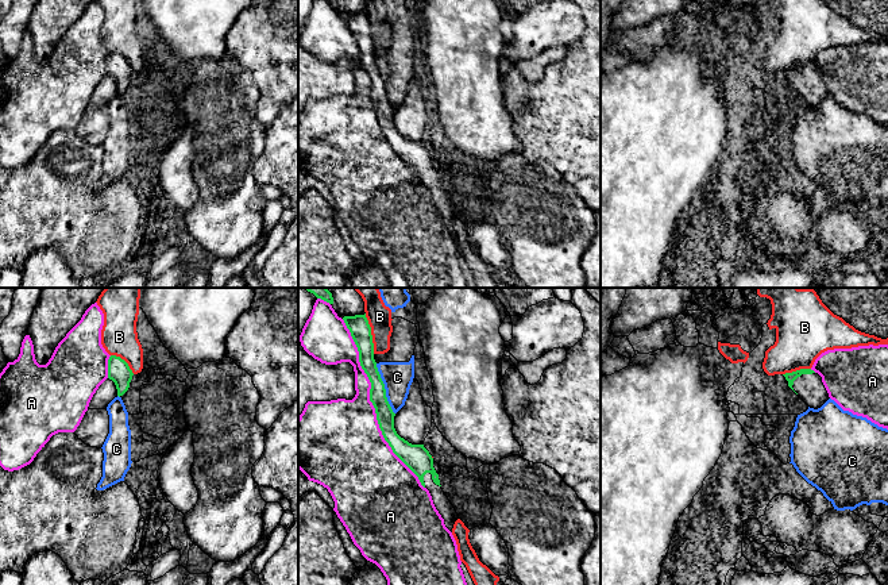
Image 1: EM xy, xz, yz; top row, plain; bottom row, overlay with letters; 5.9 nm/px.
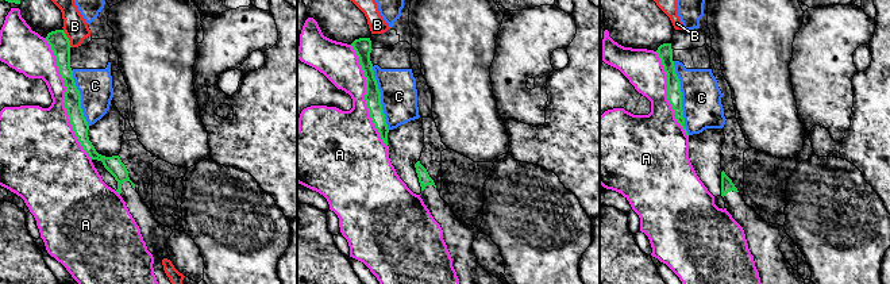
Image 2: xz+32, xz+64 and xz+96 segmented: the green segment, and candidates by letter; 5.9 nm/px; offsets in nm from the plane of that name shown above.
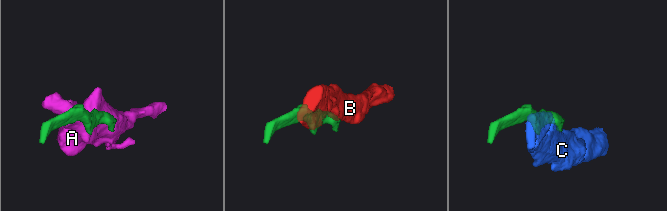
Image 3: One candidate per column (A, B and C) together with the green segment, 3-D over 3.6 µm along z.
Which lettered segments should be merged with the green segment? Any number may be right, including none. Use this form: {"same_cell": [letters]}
{"same_cell": []}

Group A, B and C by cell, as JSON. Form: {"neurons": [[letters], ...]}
{"neurons": [["A"], ["B"], ["C"]]}

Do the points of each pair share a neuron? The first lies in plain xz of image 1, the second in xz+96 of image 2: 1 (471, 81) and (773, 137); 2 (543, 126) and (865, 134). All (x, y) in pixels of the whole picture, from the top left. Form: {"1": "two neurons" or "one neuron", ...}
{"1": "one neuron", "2": "one neuron"}

